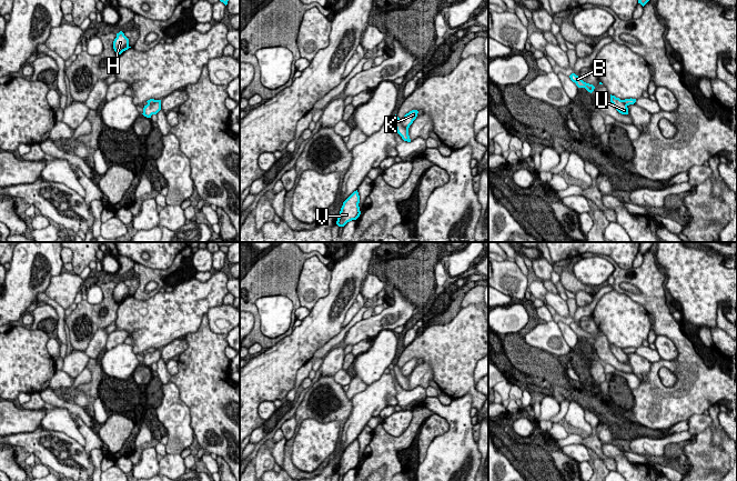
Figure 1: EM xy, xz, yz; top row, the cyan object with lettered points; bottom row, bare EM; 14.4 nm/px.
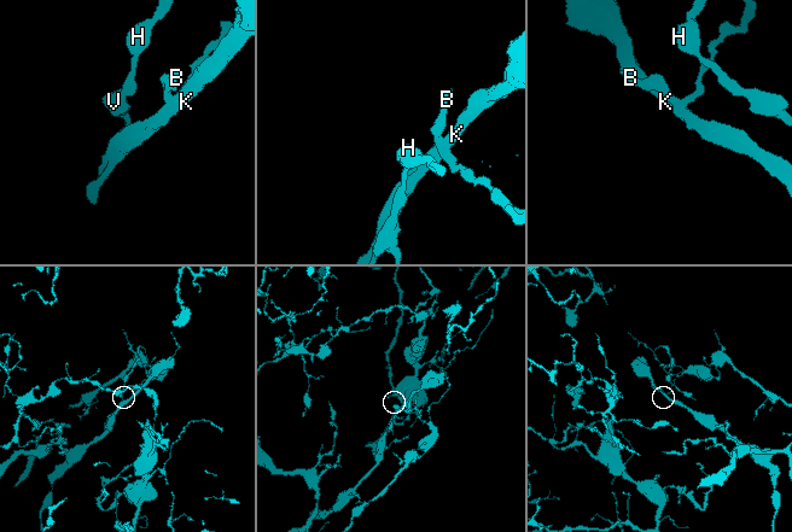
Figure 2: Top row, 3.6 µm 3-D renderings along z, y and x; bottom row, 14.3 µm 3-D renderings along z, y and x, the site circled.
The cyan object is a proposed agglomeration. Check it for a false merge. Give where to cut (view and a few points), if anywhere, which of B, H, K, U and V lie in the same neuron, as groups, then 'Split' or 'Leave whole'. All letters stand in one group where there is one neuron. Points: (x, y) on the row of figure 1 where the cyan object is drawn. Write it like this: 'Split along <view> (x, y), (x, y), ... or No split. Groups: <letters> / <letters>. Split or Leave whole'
Split along xz (400, 119), (400, 122), (407, 129). Groups: B H V / K U. Split

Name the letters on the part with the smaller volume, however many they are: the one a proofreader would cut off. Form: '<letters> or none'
K, U

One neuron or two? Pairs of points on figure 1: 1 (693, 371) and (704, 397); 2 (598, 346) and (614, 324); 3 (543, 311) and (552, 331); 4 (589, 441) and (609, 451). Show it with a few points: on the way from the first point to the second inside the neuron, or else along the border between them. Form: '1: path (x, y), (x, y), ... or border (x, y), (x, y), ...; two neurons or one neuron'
1: path (694, 378), (697, 390); one neuron
2: border (603, 332), (609, 343); two neurons
3: border (552, 320), (544, 322); two neurons
4: border (602, 443), (602, 451), (614, 461), (615, 469); two neurons

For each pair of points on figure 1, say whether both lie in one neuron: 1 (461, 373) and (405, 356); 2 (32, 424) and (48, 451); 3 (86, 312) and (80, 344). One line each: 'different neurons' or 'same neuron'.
1: same neuron
2: different neurons
3: same neuron

